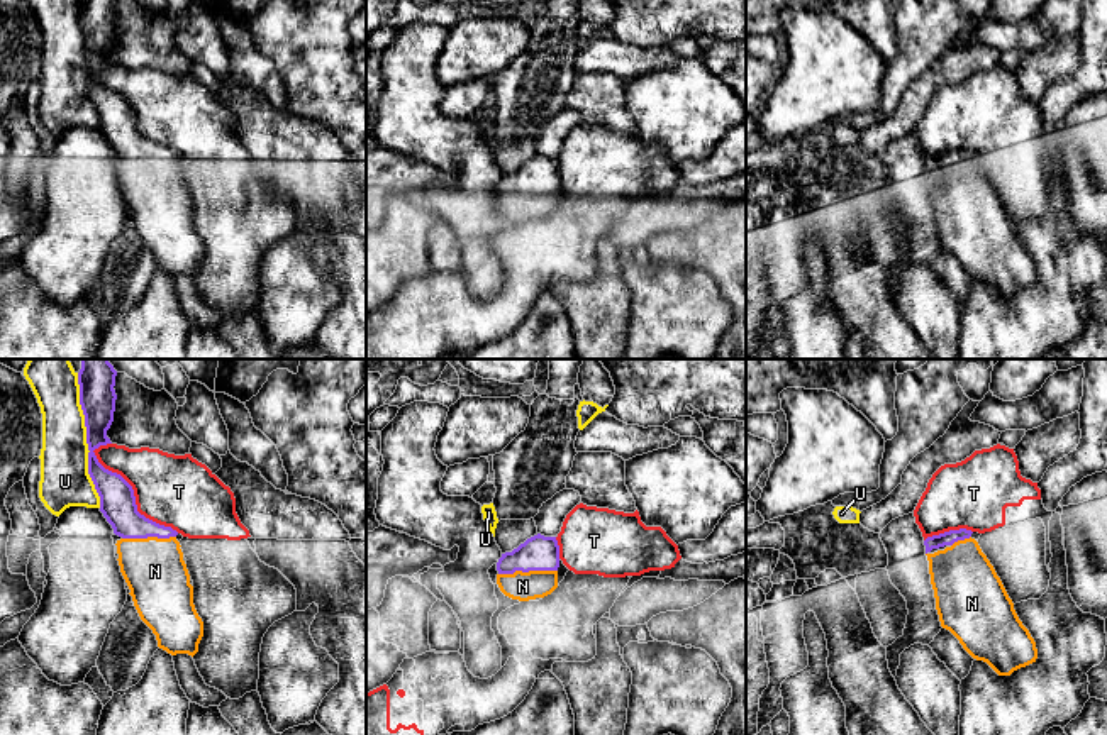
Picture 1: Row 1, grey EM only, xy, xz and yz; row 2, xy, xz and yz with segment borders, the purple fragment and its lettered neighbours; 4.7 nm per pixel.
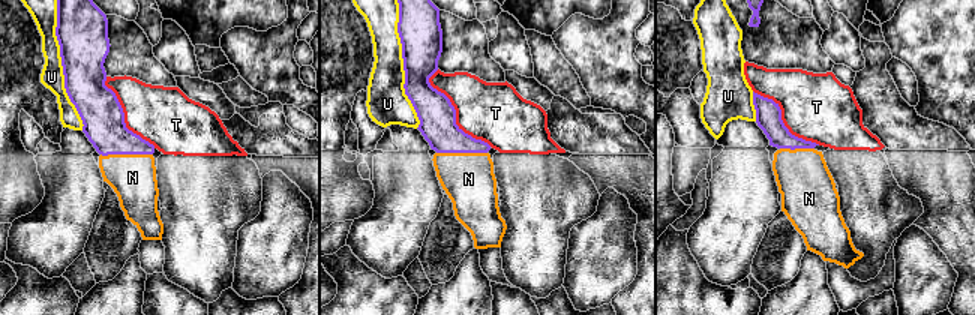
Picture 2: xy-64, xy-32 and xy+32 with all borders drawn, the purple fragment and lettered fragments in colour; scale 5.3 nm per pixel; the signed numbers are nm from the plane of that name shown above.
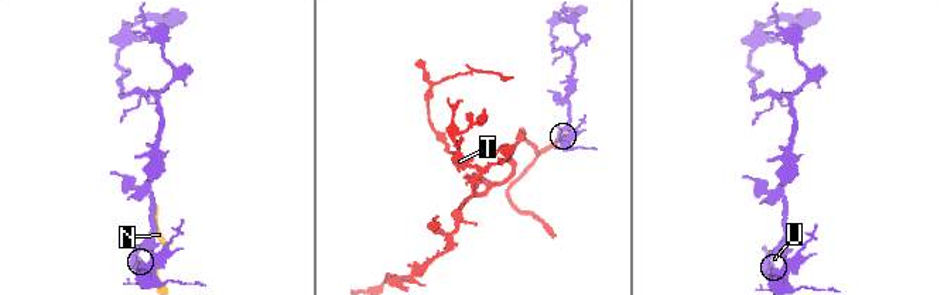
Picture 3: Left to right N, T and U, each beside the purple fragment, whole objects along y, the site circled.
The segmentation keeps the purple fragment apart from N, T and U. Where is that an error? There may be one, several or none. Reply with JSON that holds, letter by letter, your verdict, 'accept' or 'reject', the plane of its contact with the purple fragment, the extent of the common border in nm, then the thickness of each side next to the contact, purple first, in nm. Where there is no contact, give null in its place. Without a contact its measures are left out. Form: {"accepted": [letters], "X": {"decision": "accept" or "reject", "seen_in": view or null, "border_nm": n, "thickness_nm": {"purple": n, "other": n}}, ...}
{"accepted": ["N"], "N": {"decision": "accept", "seen_in": "xz", "border_nm": 280, "thickness_nm": {"purple": 170, "other": 140}}, "T": {"decision": "reject", "seen_in": "xy", "border_nm": 550, "thickness_nm": {"purple": 170, "other": 340}}, "U": {"decision": "reject", "seen_in": "xy", "border_nm": 600, "thickness_nm": {"purple": 180, "other": 240}}}

